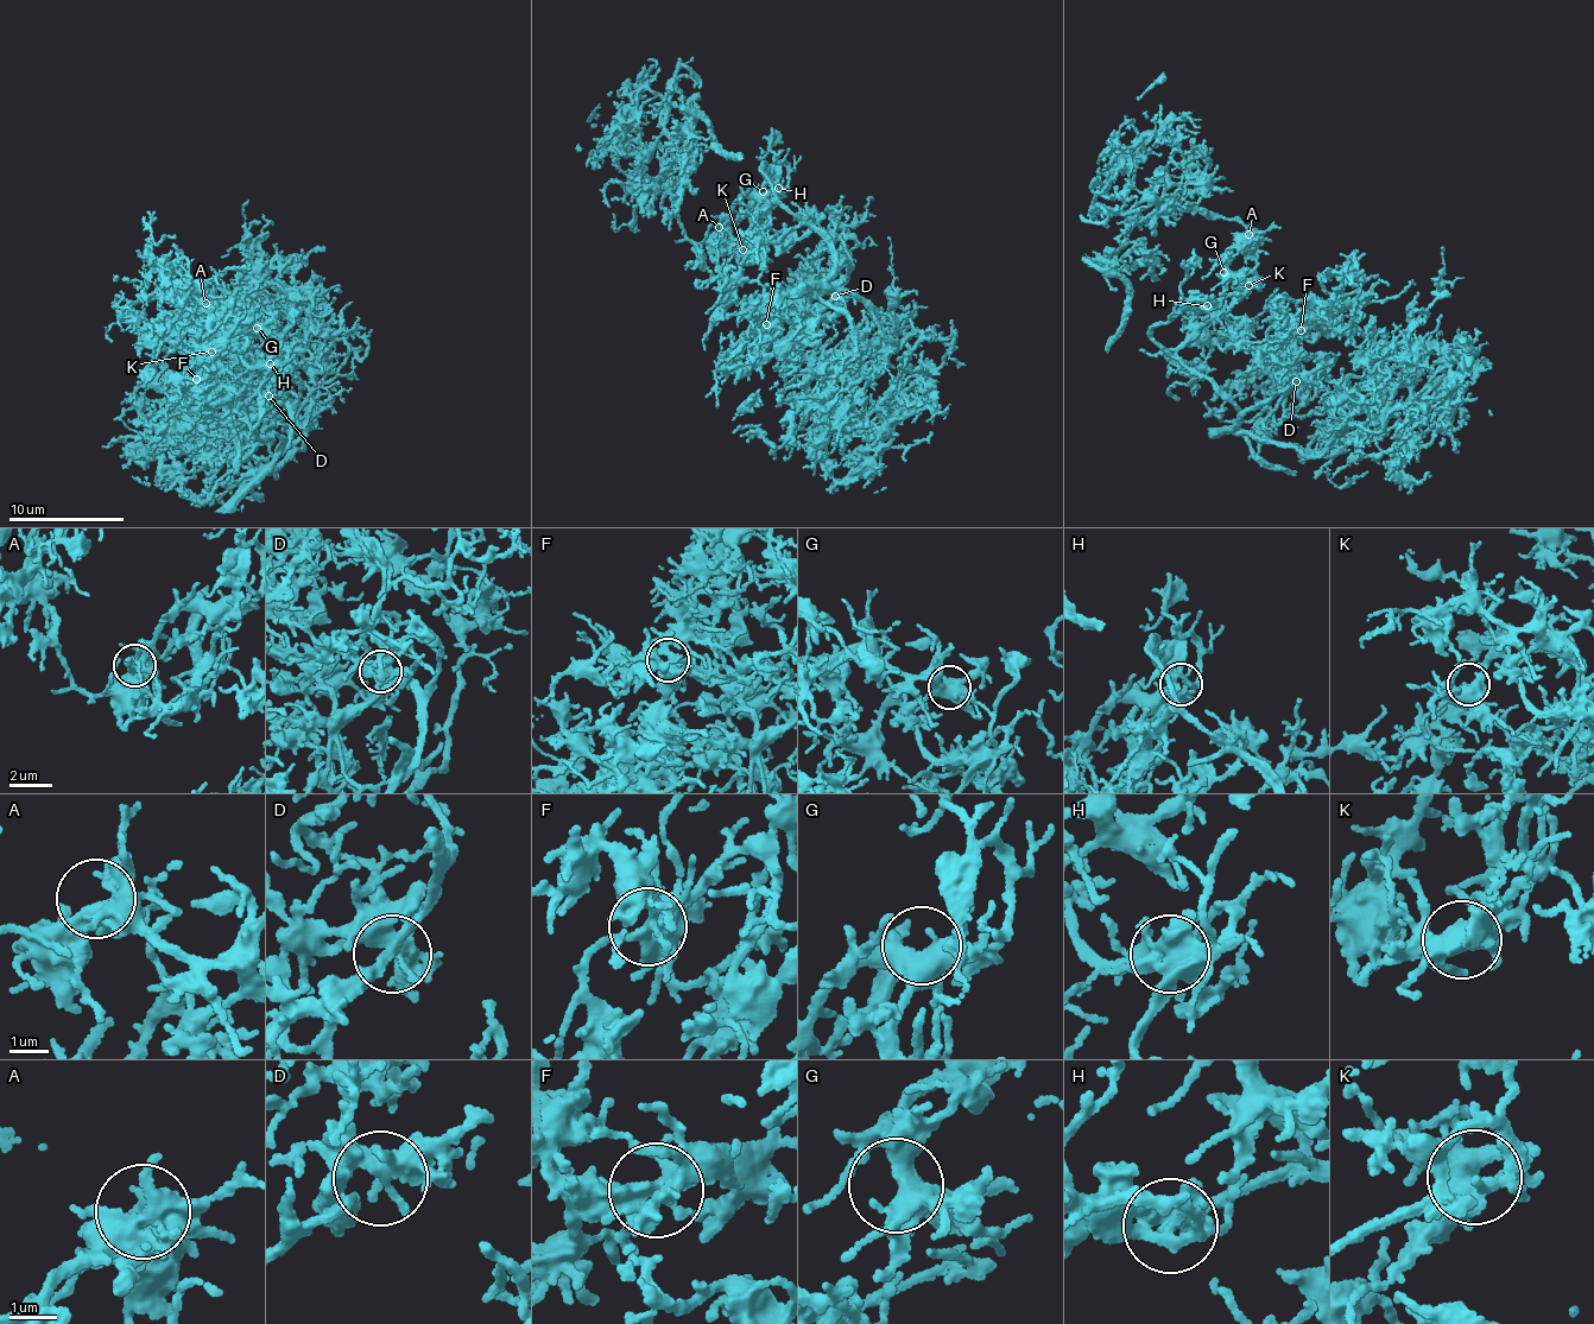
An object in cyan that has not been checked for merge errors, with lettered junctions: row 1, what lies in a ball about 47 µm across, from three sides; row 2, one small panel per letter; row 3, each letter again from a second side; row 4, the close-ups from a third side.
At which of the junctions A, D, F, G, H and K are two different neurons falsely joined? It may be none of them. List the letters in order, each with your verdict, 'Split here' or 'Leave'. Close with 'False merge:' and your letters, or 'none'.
A: Leave
D: Leave
F: Leave
G: Leave
H: Leave
K: Leave
False merge: none

